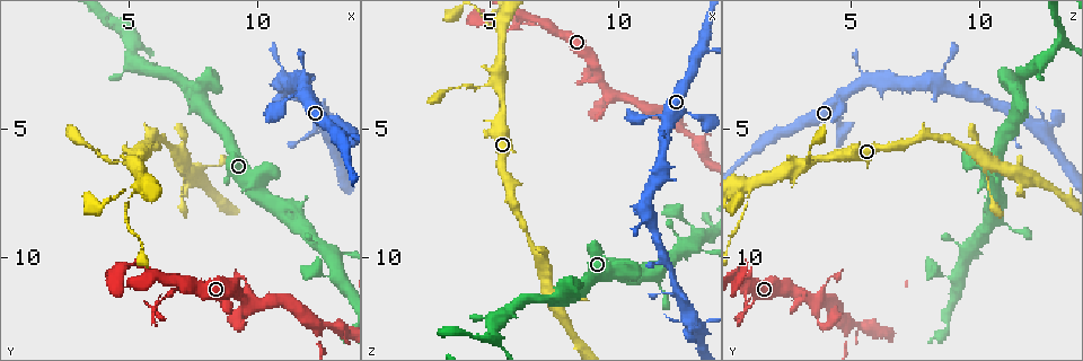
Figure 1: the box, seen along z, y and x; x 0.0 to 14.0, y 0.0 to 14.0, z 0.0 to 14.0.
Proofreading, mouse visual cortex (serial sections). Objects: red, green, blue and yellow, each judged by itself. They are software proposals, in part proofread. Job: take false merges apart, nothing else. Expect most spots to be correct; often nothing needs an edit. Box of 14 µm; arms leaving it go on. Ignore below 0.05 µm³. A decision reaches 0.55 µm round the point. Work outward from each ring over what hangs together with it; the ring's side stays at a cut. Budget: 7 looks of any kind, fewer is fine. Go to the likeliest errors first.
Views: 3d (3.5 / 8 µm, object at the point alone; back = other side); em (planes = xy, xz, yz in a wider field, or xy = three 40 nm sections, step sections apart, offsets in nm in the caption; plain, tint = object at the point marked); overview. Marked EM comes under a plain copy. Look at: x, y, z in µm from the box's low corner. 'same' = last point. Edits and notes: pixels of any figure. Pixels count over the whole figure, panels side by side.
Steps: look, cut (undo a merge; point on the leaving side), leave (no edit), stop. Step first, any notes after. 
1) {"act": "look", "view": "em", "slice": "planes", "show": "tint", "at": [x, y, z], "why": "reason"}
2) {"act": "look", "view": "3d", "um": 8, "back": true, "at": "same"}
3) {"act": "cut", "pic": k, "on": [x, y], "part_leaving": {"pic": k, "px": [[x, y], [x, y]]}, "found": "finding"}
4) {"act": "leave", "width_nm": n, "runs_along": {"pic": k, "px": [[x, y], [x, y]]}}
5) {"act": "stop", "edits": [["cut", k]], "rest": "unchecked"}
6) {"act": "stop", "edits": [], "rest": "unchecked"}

{"act": "look", "view": "3d", "um": 3.5, "at": [8.9, 11.6, 3.1], "why": "abrupt turn"}

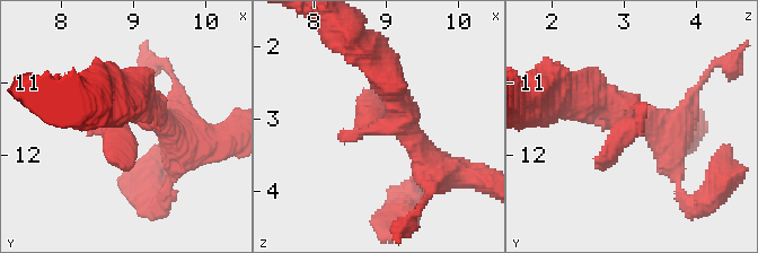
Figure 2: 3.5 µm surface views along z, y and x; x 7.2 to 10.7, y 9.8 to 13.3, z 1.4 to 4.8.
{"act": "look", "view": "em", "slice": "xy", "step": 1, "show": "tint", "at": [8.80, 11.55, 3.05]}

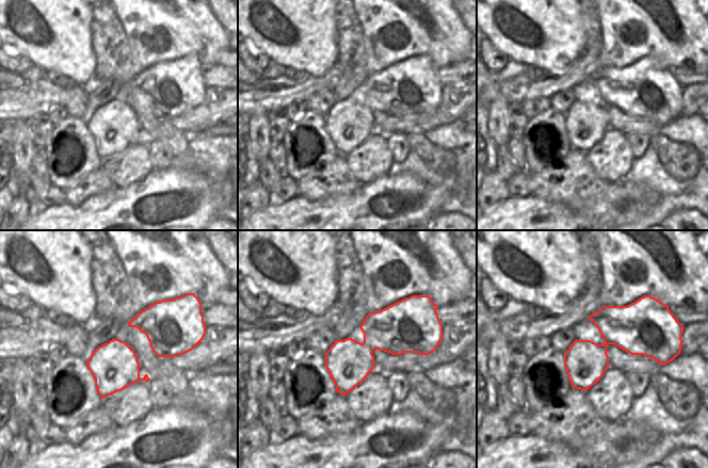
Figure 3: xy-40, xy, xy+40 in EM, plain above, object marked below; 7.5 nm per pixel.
{"act": "leave", "runs_along": {"pic": 2, "px": [[140, 97], [150, 112], [116, 125], [130, 171]]}, "found": "one cell here"}

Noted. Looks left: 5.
{"act": "look", "view": "3d", "um": 3.5, "at": [12.3, 12.6, 4.9], "why": "three arms meet"}

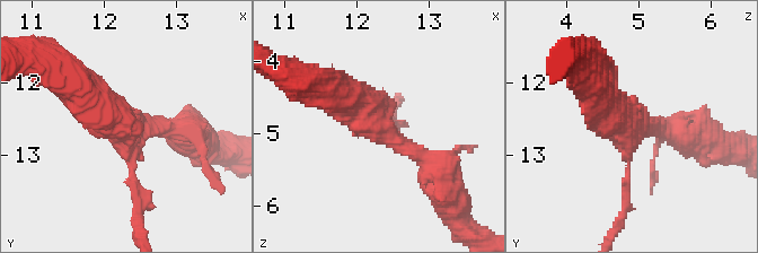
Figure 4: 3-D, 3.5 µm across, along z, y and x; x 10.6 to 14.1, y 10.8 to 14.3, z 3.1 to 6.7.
{"act": "look", "view": "em", "slice": "xy", "step": 2, "show": "tint", "at": [12.25, 12.55, 4.85], "arms": 3, "arm_widths_nm": [100, 250, 600]}

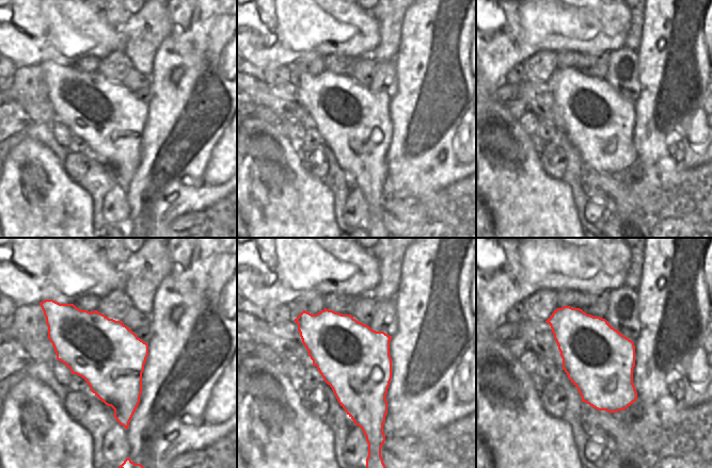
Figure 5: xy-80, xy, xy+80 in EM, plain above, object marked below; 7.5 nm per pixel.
{"act": "leave", "runs_along": {"pic": 4, "px": [[324, 86], [442, 166]]}, "found": "one cell here"}

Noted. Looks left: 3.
{"act": "look", "view": "3d", "um": 3.5, "at": [7.0, 7.3, 10.3], "why": "calibre changes"}

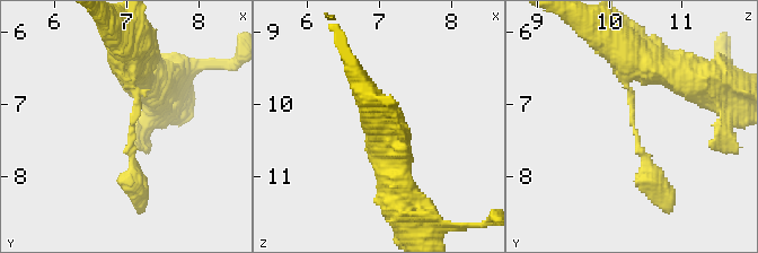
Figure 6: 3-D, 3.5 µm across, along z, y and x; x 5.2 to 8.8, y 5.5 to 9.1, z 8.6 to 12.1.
{"act": "look", "view": "em", "slice": "xy", "step": 2, "show": "tint", "at": [7.05, 7.35, 10.30], "why": "need the tissue"}

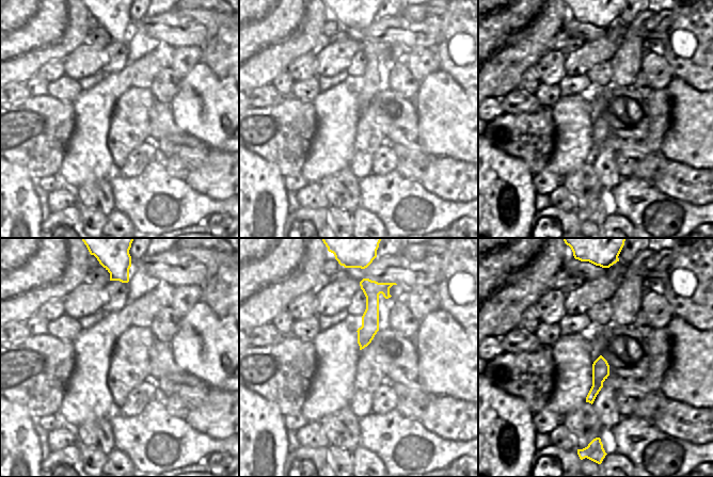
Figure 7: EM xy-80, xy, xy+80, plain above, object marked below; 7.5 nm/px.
{"act": "leave", "arm_widths_nm": [150, 300], "runs_along": {"pic": 6, "px": [[640, 58], [625, 83], [645, 173], [663, 197]]}, "found": "continuous, no second cell"}

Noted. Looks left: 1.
{"act": "stop", "edits": [], "rest": "unchecked"}

